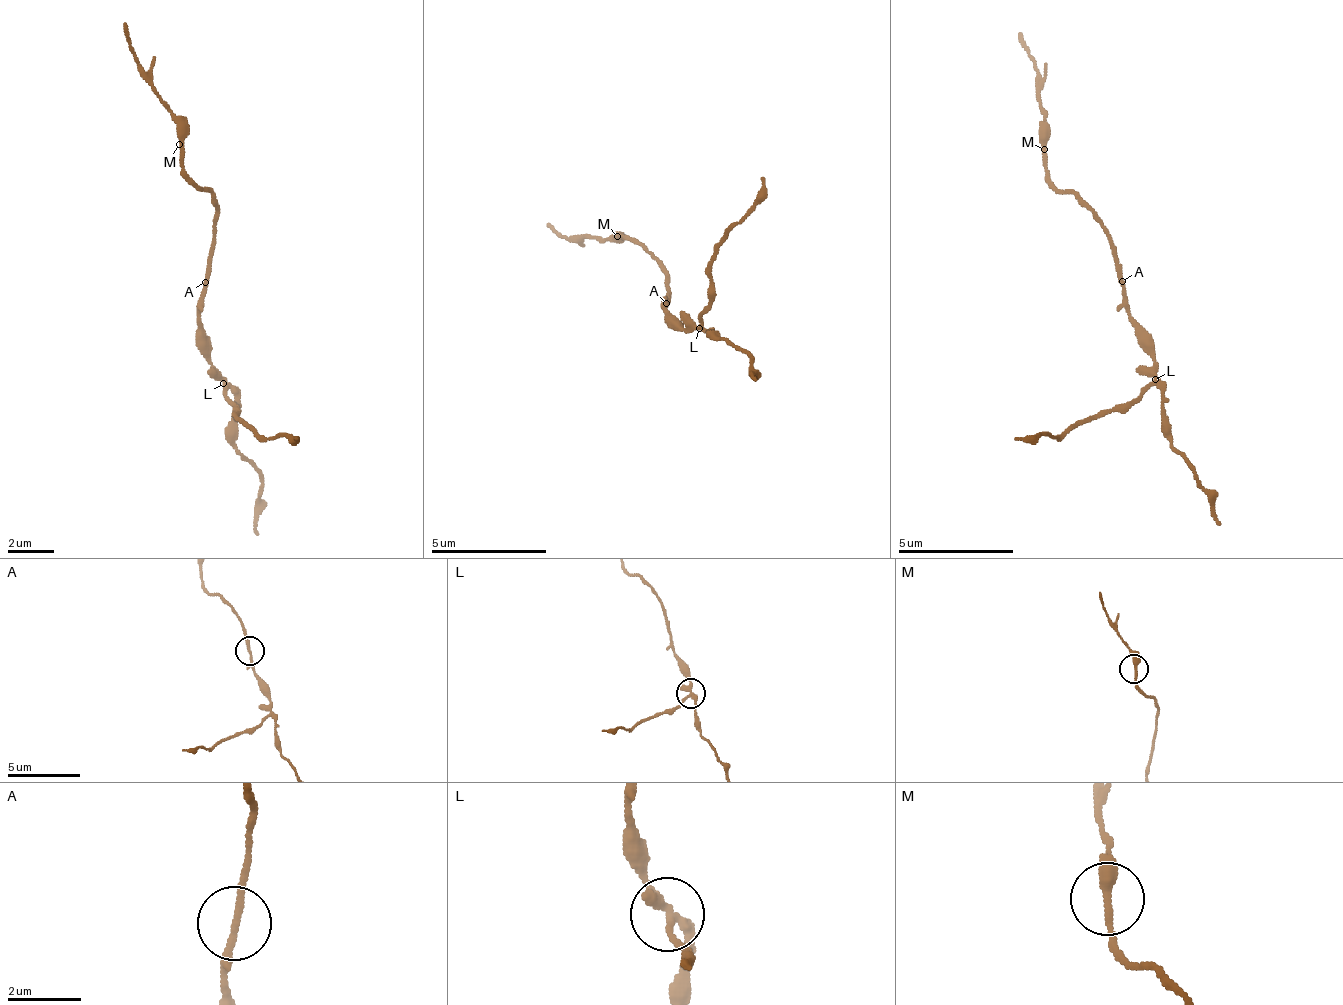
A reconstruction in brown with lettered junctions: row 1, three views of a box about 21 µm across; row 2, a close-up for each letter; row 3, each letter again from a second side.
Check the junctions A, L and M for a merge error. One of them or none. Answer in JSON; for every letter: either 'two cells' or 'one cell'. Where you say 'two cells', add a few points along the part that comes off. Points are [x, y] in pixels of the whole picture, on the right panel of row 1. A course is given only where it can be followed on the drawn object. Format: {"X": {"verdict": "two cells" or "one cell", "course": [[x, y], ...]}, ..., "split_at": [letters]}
{"A": {"verdict": "one cell"}, "L": {"verdict": "two cells", "course": [[1154, 378], [1131, 400], [1085, 417], [1054, 438], [1015, 437]]}, "M": {"verdict": "one cell"}, "split_at": ["L"]}

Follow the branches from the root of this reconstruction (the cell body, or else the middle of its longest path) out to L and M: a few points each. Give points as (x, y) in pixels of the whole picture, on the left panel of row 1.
L: (206, 275), (205, 305), (199, 311), (198, 334), (213, 370), (225, 382)
M: (206, 275), (206, 258), (212, 252), (215, 204), (184, 167), (184, 150), (179, 144)

